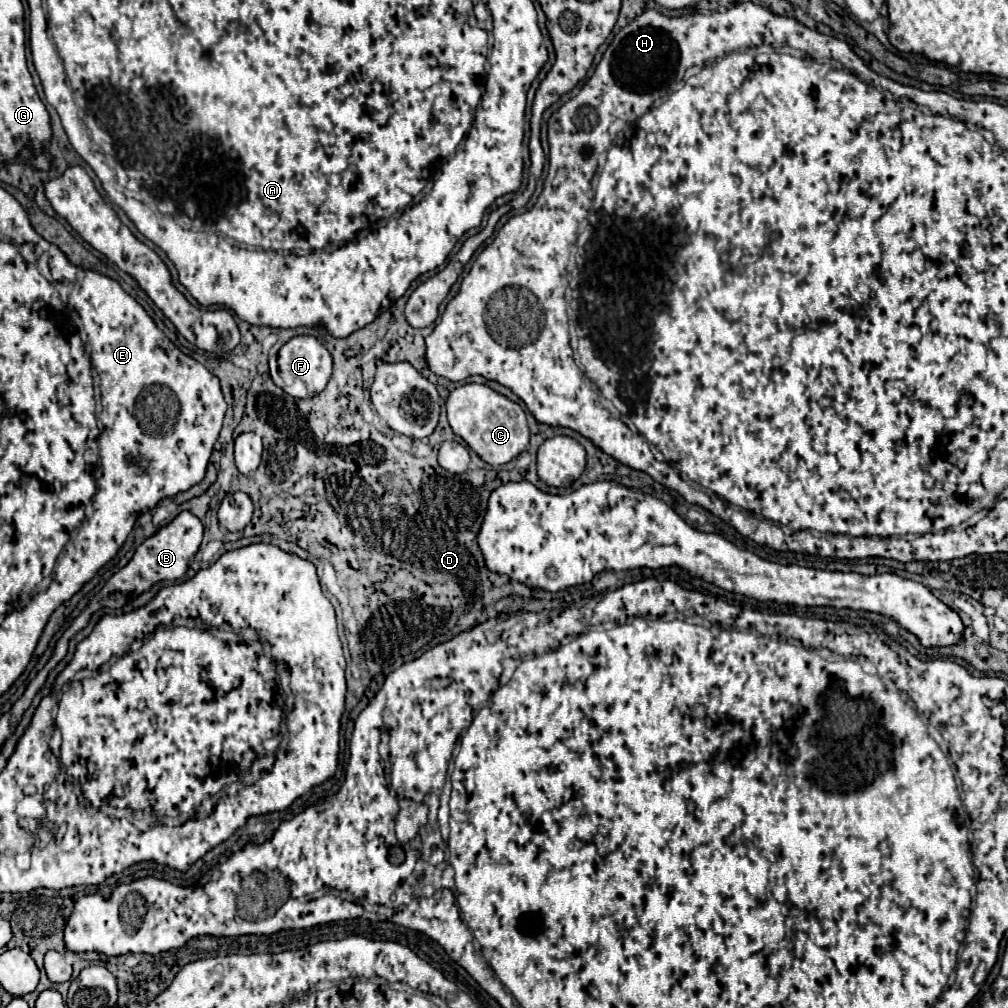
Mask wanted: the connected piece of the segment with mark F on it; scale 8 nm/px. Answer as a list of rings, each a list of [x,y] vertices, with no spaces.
[[[312,335],[292,337],[278,351],[278,367],[272,371],[272,379],[278,387],[282,387],[288,395],[296,399],[308,399],[318,395],[332,375],[332,357],[330,351]]]

